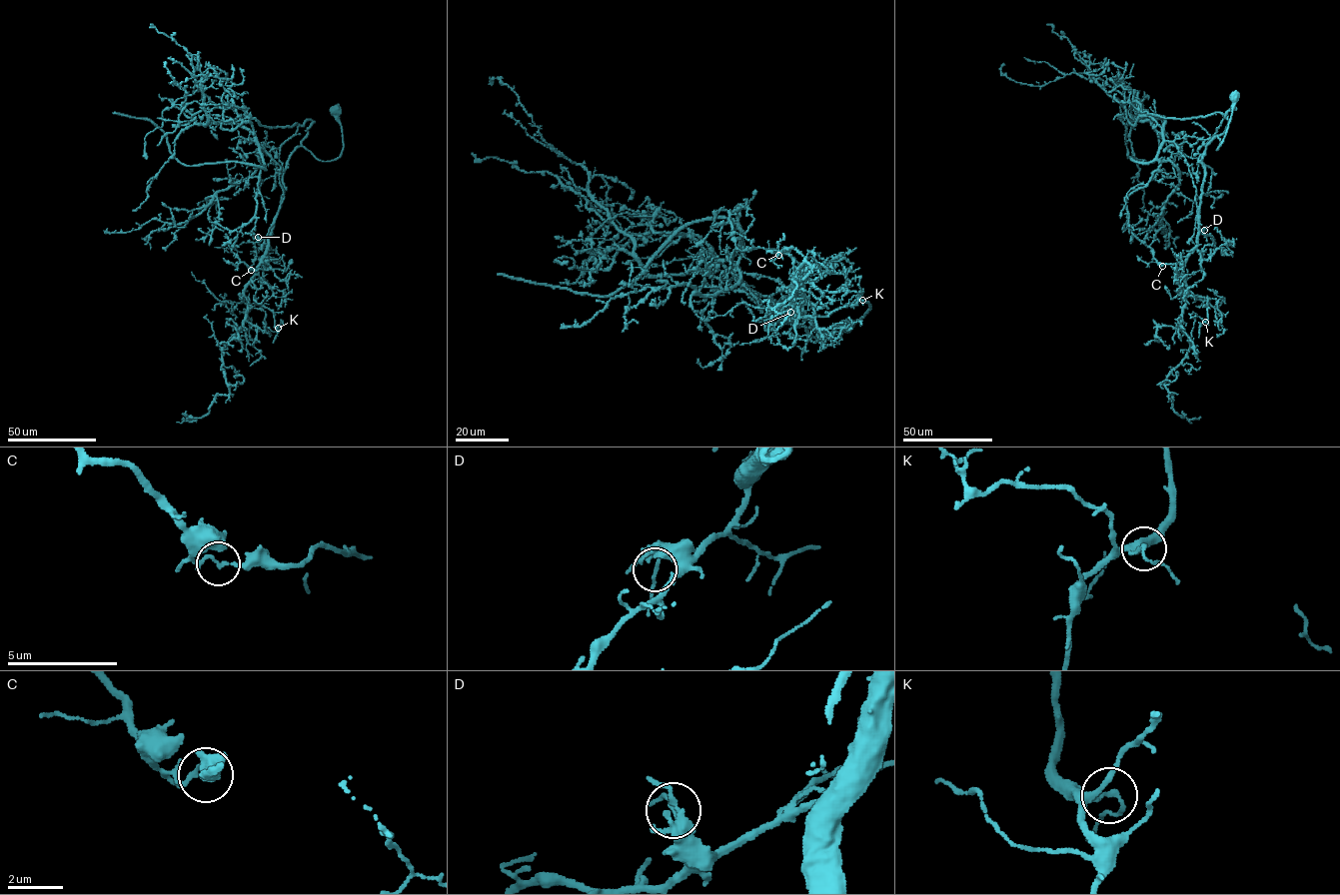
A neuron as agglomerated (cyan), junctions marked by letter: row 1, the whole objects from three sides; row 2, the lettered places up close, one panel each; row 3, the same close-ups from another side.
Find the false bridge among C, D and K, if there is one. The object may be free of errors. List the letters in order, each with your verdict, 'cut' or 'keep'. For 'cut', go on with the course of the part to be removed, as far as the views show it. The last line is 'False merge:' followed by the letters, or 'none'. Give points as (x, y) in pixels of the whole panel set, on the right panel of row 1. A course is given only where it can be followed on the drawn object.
C: cut | (1162, 266), (1126, 198), (1160, 164), (1164, 117), (1135, 120), (1075, 73), (1035, 86), (1004, 64)
D: keep
K: keep
False merge: C

